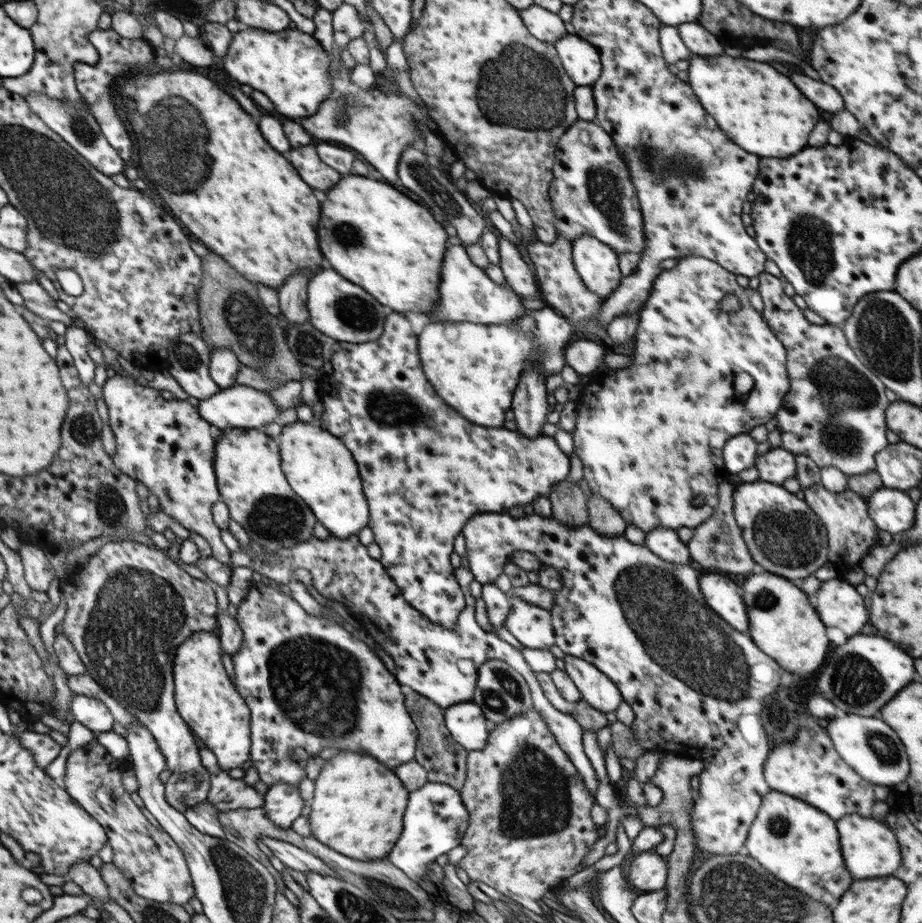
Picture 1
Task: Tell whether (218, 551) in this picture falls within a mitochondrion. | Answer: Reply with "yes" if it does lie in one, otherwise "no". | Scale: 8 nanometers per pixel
no

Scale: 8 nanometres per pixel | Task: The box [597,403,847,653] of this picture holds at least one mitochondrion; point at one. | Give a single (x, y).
(792, 538)

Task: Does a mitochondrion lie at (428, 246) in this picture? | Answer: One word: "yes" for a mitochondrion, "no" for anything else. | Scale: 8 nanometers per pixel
no

